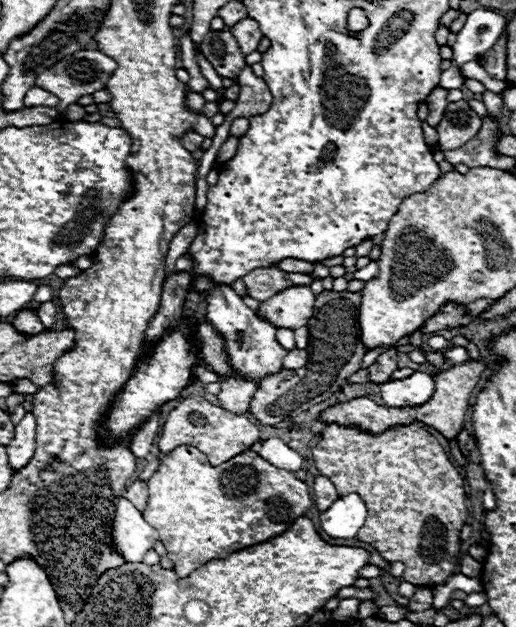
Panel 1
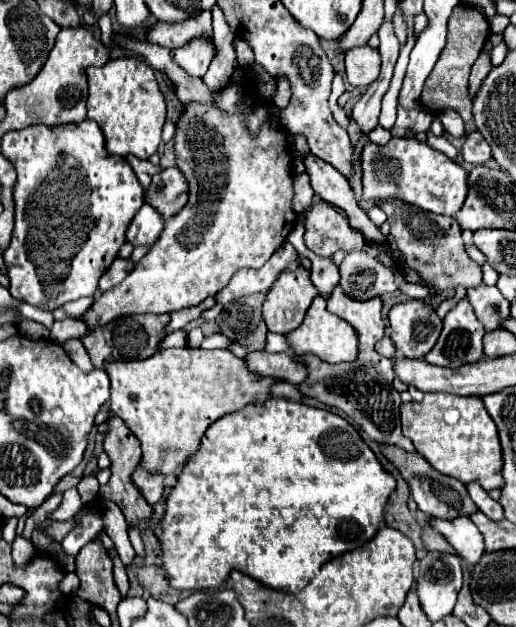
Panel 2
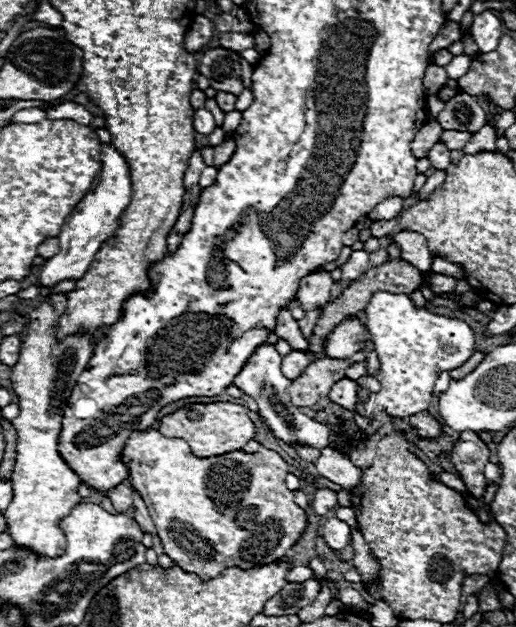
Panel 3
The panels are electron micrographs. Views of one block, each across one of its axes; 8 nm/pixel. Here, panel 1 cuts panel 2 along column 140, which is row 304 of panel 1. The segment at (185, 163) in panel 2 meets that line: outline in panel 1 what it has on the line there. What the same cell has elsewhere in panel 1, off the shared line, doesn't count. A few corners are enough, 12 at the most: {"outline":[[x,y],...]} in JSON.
{"outline":[[290,286],[260,302],[276,328],[302,328],[314,312],[308,286]]}

